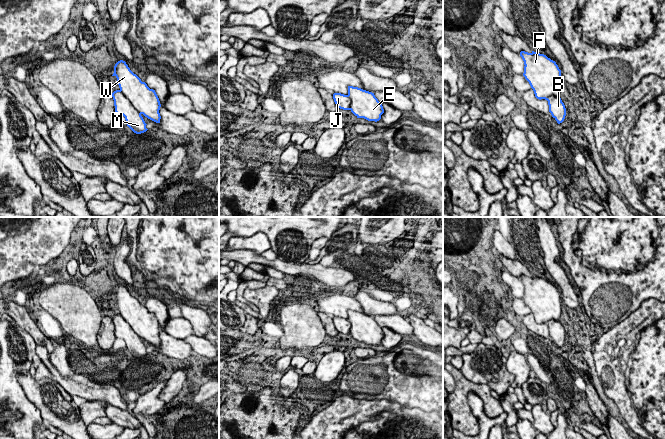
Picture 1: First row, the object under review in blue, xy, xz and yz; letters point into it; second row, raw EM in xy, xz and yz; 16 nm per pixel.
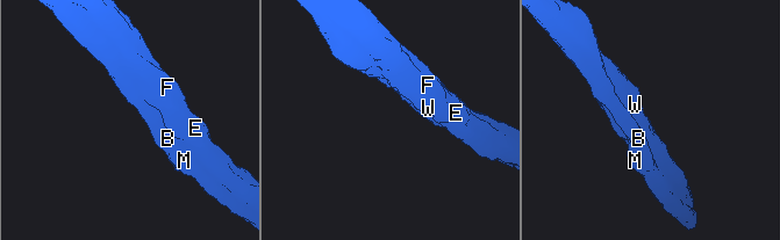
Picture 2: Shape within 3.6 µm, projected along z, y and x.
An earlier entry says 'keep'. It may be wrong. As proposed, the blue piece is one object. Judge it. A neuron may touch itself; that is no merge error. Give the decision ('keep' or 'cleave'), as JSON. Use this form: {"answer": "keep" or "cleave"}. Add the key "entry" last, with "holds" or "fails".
{"answer": "cleave", "entry": "fails"}

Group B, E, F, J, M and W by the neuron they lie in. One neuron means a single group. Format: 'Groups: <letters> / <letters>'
Groups: B J M / E F W

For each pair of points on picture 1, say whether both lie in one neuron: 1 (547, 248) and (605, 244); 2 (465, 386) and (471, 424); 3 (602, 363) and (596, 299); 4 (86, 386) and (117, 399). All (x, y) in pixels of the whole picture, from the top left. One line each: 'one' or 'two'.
1: two
2: one
3: two
4: one

